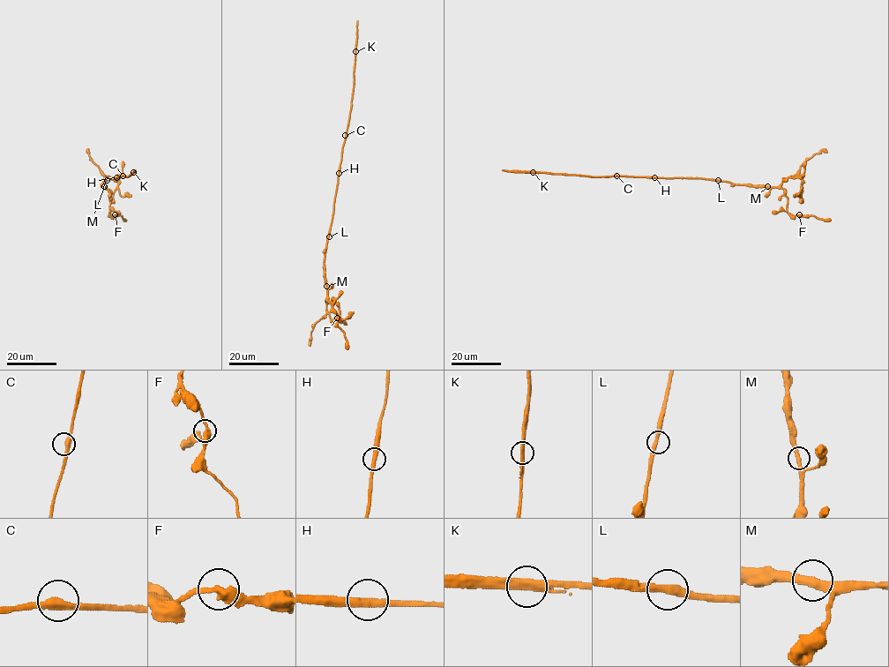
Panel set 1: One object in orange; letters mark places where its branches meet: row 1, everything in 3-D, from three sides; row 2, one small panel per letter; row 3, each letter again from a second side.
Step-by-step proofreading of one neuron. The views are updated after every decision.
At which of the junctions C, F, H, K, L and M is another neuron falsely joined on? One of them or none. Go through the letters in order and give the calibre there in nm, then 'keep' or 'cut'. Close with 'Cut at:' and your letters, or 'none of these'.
C: calibre 360 nm; keep
F: calibre 400 nm; keep
H: calibre 400 nm; keep
K: calibre 400 nm; cut
L: calibre 360 nm; keep
M: calibre 360 nm; keep
Cut at: K

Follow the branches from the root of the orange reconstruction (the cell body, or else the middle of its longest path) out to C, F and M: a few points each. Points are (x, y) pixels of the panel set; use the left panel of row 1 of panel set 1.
C: (112, 177), (123, 176)
F: (112, 177), (101, 184), (109, 193), (109, 213), (115, 214)
M: (112, 177), (101, 184), (104, 186)

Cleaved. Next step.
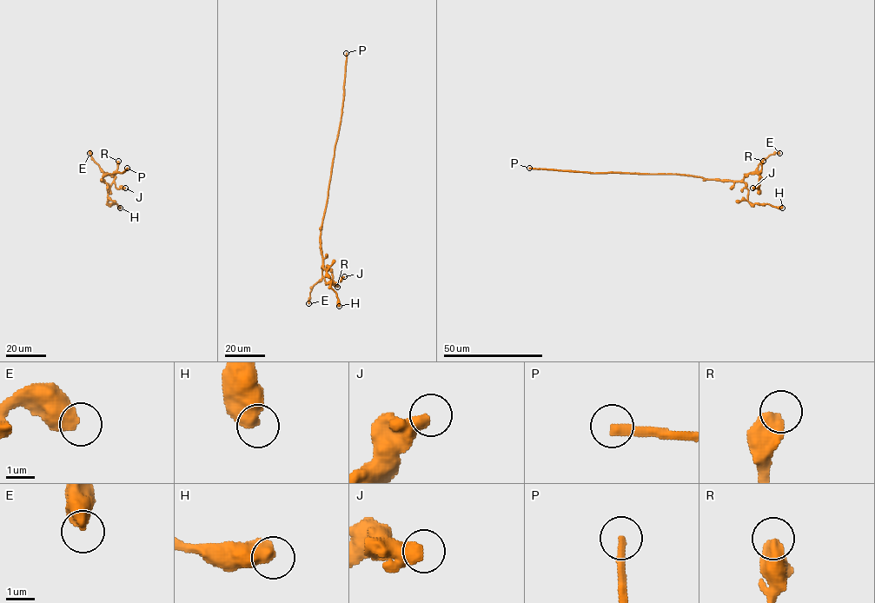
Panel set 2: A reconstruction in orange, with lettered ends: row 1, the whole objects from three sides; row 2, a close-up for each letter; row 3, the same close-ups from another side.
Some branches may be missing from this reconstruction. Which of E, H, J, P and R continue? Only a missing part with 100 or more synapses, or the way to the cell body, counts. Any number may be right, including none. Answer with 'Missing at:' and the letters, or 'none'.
Missing at: P

